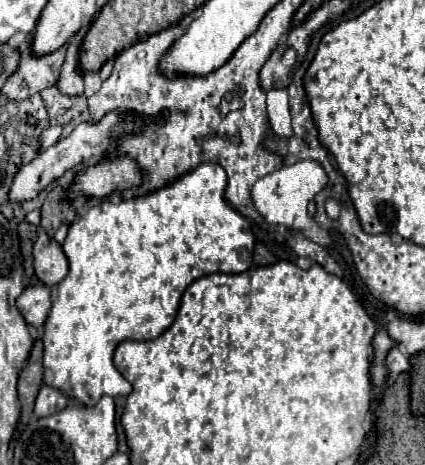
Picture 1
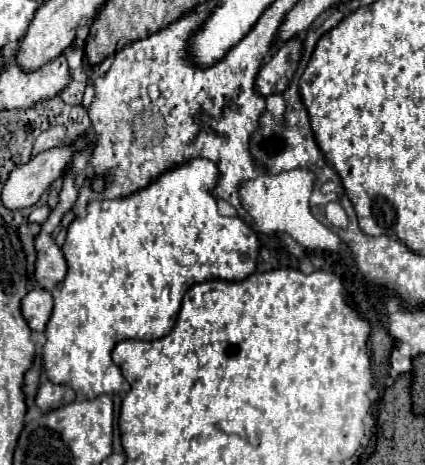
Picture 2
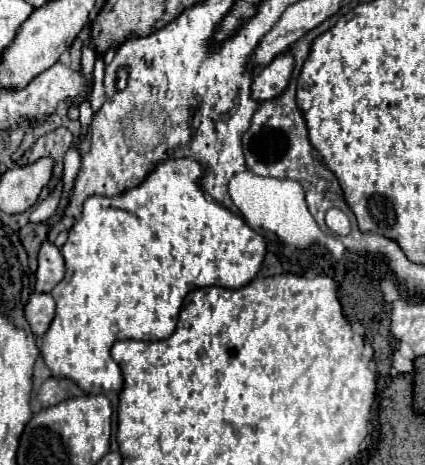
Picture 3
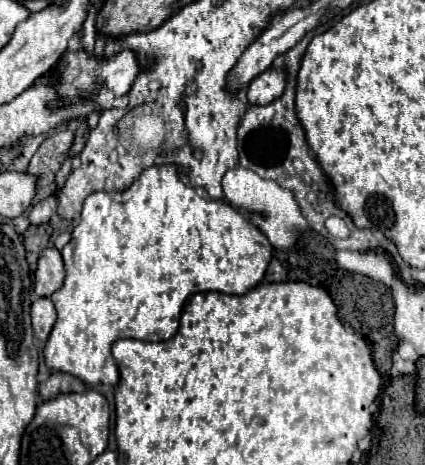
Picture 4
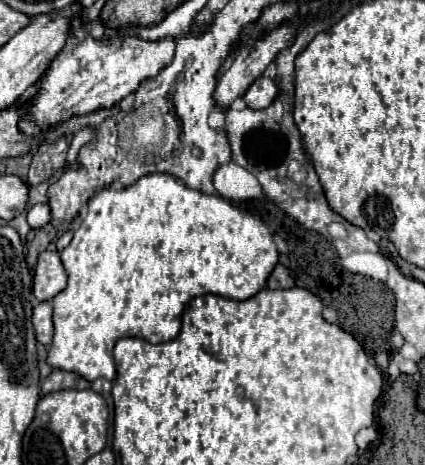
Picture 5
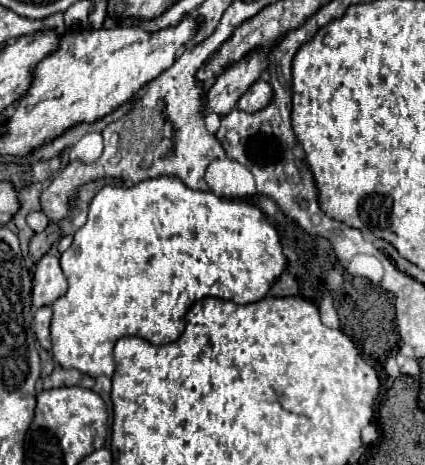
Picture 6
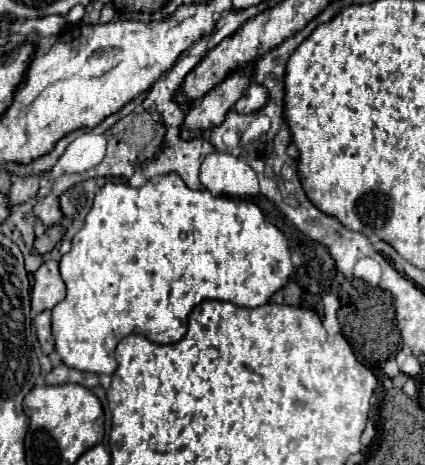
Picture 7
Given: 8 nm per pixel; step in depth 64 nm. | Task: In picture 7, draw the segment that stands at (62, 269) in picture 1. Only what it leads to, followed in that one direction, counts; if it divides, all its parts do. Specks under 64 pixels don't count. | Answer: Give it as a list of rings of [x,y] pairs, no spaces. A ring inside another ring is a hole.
[[[44,260],[42,266],[34,272],[32,284],[32,312],[52,310],[66,296],[66,286],[58,270],[58,262]]]

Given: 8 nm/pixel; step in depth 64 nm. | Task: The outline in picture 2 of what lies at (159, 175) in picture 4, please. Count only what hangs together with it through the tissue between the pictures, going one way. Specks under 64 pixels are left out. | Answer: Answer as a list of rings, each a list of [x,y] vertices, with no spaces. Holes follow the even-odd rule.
[[[190,160],[176,168],[172,168],[172,172],[164,172],[164,176],[160,176],[160,180],[156,180],[154,184],[150,184],[148,188],[134,192],[132,196],[126,198],[118,198],[118,200],[102,200],[102,202],[92,202],[86,210],[84,218],[76,218],[70,228],[68,228],[68,238],[62,246],[62,252],[66,256],[68,262],[68,274],[66,278],[52,290],[54,296],[54,310],[52,316],[46,324],[46,344],[42,348],[42,360],[44,360],[44,370],[46,376],[52,384],[66,384],[70,386],[78,396],[84,396],[86,400],[94,400],[100,394],[118,394],[118,392],[128,392],[130,384],[124,380],[119,366],[116,366],[112,360],[112,350],[118,342],[122,340],[158,340],[162,336],[166,336],[172,326],[176,324],[178,318],[178,310],[182,304],[182,296],[188,288],[192,288],[192,284],[196,282],[204,282],[204,280],[214,280],[214,278],[222,278],[222,280],[244,280],[244,276],[250,276],[256,270],[256,258],[258,258],[258,236],[254,234],[254,230],[238,216],[222,216],[218,214],[218,204],[214,198],[214,188],[216,188],[216,180],[220,178],[220,170],[210,160]]]

